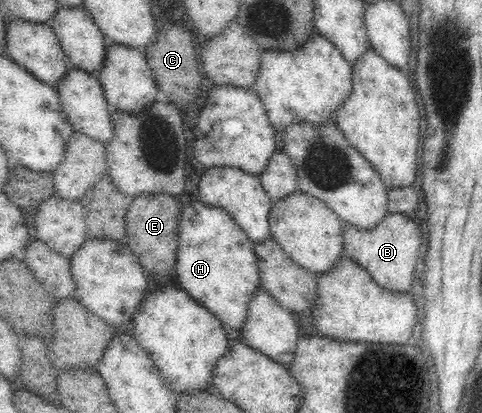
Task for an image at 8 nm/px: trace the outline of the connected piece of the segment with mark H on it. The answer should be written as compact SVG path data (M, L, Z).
M199 199L182 204L179 217L173 271L179 279L179 287L213 313L229 332L241 333L247 321L251 299L261 288L254 243L229 212L207 206Z

